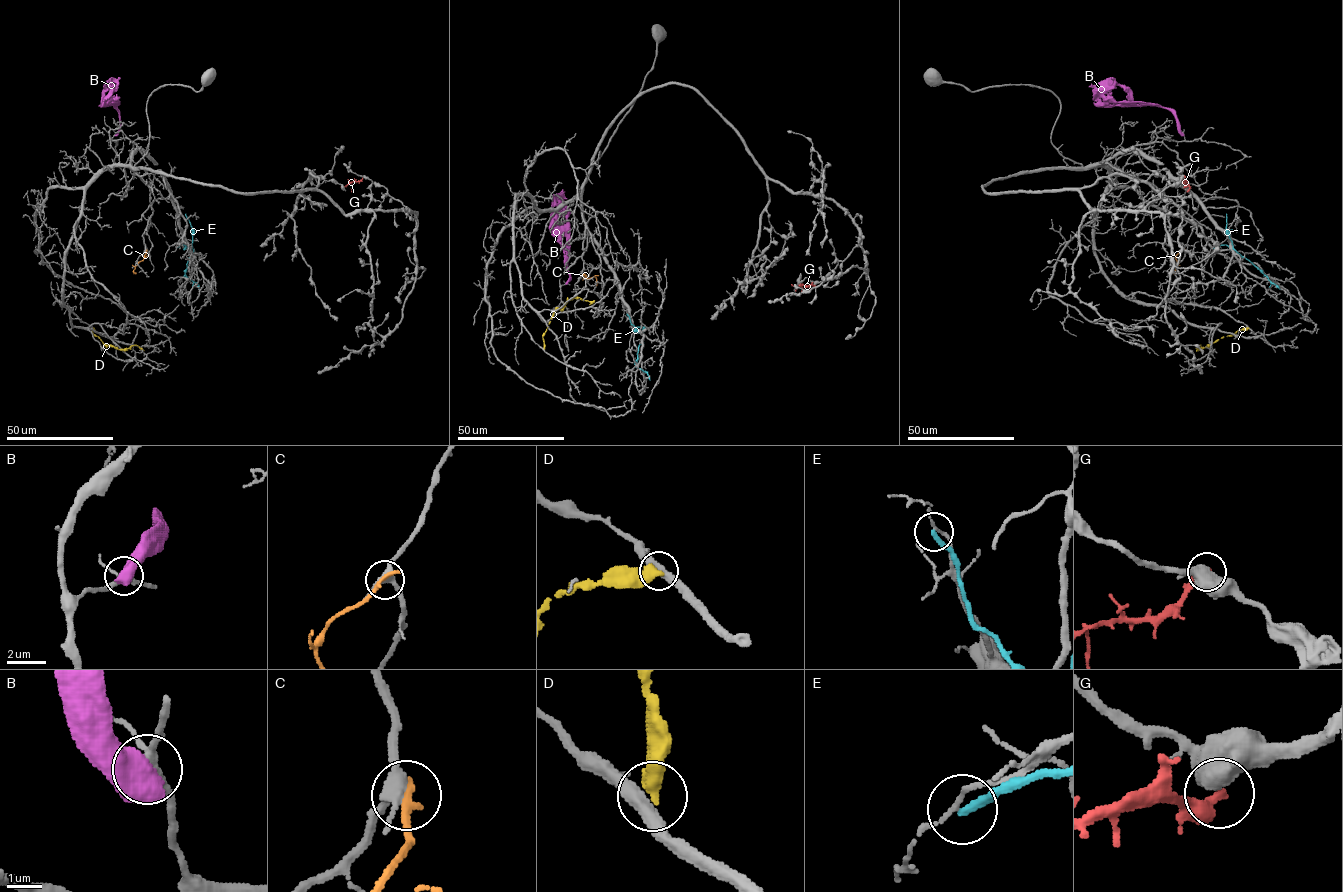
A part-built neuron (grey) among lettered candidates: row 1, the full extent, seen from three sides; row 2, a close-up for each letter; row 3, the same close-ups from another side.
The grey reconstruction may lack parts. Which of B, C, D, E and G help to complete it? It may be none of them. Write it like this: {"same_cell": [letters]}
{"same_cell": []}

